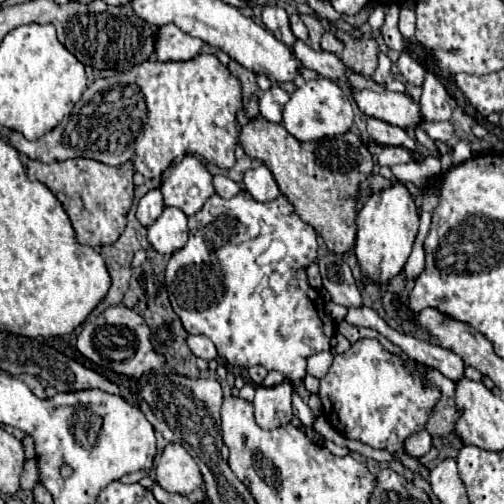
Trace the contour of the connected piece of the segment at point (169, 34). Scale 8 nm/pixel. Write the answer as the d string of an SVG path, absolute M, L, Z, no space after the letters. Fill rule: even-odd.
M165 24L157 28L157 62L191 60L201 52L201 46L201 40L181 32L175 24Z

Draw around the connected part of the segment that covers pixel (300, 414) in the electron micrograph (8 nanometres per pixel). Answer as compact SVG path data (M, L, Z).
M293 392L293 414L309 428L309 426L313 426L313 420L315 420L315 416L313 416L313 412L309 410L309 406L299 398L299 394L297 392Z

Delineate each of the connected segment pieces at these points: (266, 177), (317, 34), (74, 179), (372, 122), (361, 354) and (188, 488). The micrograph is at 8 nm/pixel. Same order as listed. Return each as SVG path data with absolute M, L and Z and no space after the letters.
M265 164L259 166L259 168L251 168L249 172L245 172L243 186L259 202L275 200L281 194L279 186L277 186L277 182L275 182L275 178L271 174L271 170Z
M301 16L301 20L305 22L305 26L309 28L309 40L307 40L307 44L313 48L313 50L321 50L321 46L319 46L319 42L321 42L321 36L323 36L323 24L317 20L317 18L313 18L313 16Z
M73 158L63 162L43 164L39 160L27 162L27 176L45 184L61 202L77 232L77 240L89 246L105 246L117 242L127 224L127 212L134 198L132 161L119 166L107 166L103 162L87 158Z
M369 118L367 122L367 132L373 136L373 140L381 146L403 146L407 150L417 150L417 142L403 130L397 126L391 126L383 120L377 118Z
M361 338L347 352L337 354L327 376L321 378L323 416L345 438L361 440L379 450L403 452L405 440L425 428L433 404L441 398L441 392L427 382L425 374L425 364L407 368L403 358L385 350L379 340Z
M175 442L167 444L167 448L163 450L155 466L155 480L165 492L185 496L201 486L203 476L191 454L181 444Z

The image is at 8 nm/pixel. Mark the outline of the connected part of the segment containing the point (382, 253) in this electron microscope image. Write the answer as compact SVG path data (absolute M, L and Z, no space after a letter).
M395 182L389 188L383 188L381 192L371 194L369 200L359 210L357 226L359 230L357 230L357 242L355 242L355 256L363 272L379 284L389 282L393 276L397 276L403 270L419 228L417 204L411 192L407 190L407 186L401 182Z

